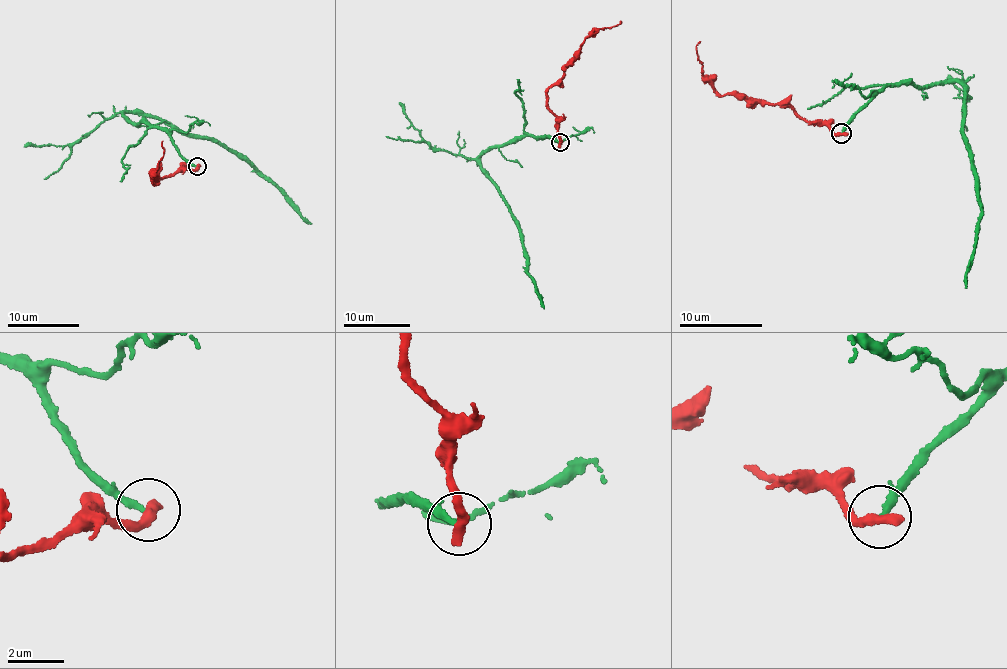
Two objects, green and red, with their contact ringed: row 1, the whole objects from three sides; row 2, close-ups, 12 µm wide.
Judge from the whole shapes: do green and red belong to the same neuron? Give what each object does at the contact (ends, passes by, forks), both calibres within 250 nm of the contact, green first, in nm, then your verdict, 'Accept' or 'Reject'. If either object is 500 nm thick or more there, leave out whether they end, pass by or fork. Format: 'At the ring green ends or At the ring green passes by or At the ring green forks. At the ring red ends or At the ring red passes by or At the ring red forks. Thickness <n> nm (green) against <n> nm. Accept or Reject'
At the ring green ends. At the ring red ends. Thickness 220 nm (green) against 440 nm. Reject

